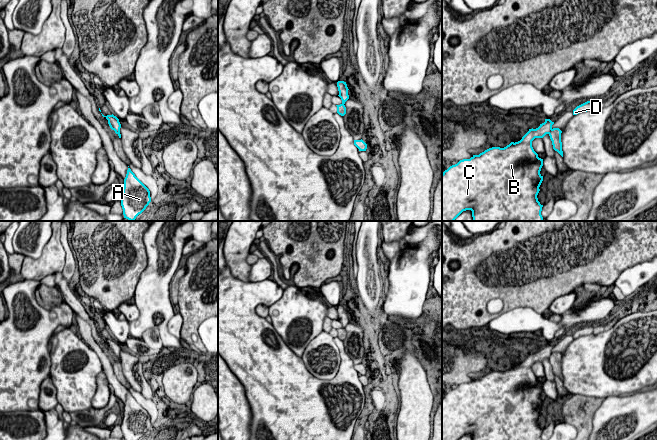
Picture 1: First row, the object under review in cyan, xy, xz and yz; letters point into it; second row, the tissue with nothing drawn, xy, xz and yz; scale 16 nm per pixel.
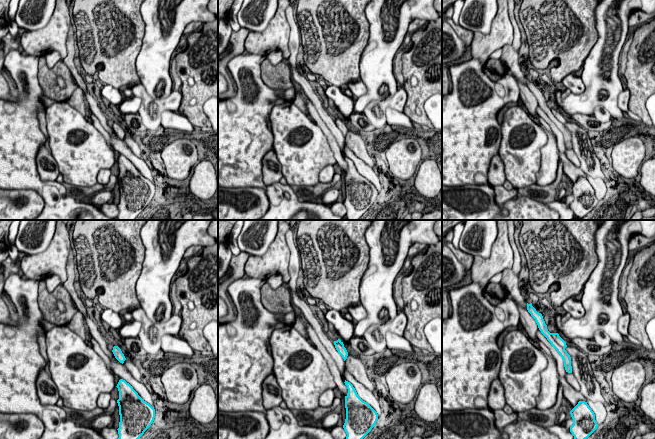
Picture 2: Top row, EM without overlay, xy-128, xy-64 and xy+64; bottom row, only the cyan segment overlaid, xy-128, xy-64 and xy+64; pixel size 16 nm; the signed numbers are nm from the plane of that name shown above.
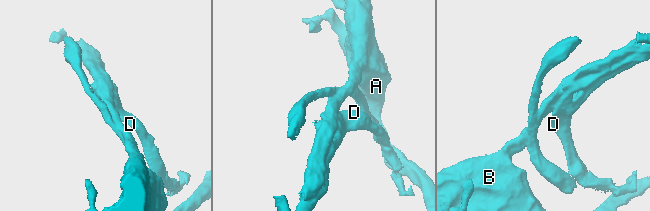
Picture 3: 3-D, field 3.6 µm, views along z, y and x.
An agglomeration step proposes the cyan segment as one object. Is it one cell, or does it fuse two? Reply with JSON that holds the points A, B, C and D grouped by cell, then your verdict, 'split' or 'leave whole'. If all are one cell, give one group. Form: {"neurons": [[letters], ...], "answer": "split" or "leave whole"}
{"neurons": [["A", "B", "C"], ["D"]], "answer": "split"}

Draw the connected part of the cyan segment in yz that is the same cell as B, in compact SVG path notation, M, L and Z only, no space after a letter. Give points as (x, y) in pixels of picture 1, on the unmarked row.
M550 343L529 355L518 366L511 366L504 372L492 371L470 383L460 384L442 397L442 440L459 440L463 435L471 434L472 440L542 440L543 429L538 425L539 411L543 405L540 398L543 383L532 371L535 362L543 362L549 358L552 349Z

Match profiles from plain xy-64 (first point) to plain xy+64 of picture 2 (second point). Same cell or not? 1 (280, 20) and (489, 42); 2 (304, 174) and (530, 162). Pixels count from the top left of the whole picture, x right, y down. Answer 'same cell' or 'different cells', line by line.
1: same cell
2: same cell

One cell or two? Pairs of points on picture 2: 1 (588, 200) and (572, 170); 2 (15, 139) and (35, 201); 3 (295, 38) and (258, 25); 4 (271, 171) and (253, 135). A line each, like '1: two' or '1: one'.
1: one
2: two
3: two
4: two

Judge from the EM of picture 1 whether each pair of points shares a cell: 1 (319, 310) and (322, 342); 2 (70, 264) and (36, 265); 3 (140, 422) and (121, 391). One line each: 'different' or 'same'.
1: different
2: same
3: same

